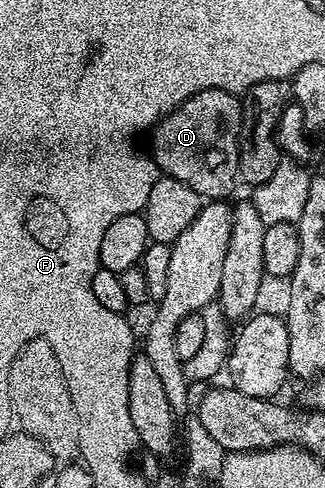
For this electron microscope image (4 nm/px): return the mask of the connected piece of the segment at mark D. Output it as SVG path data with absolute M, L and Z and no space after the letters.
M205 89L163 117L151 130L152 160L160 171L195 190L202 199L221 200L238 183L242 99L223 89Z

